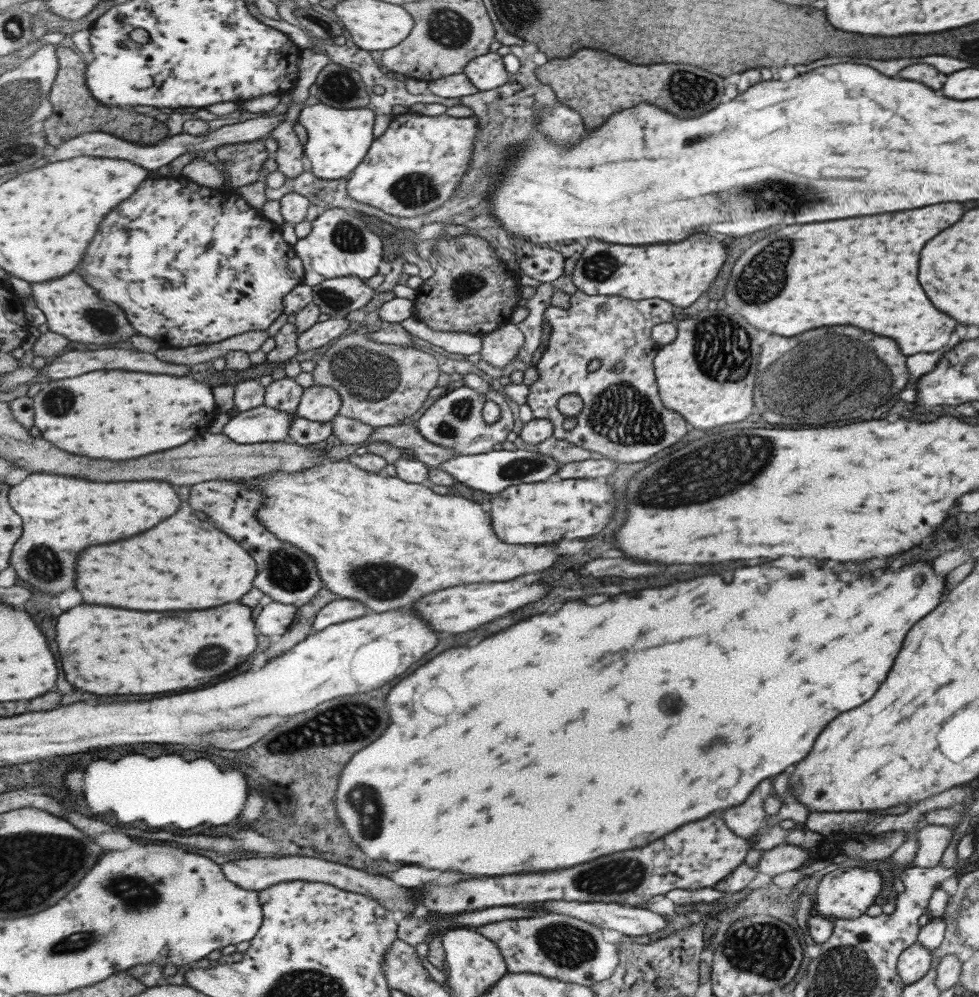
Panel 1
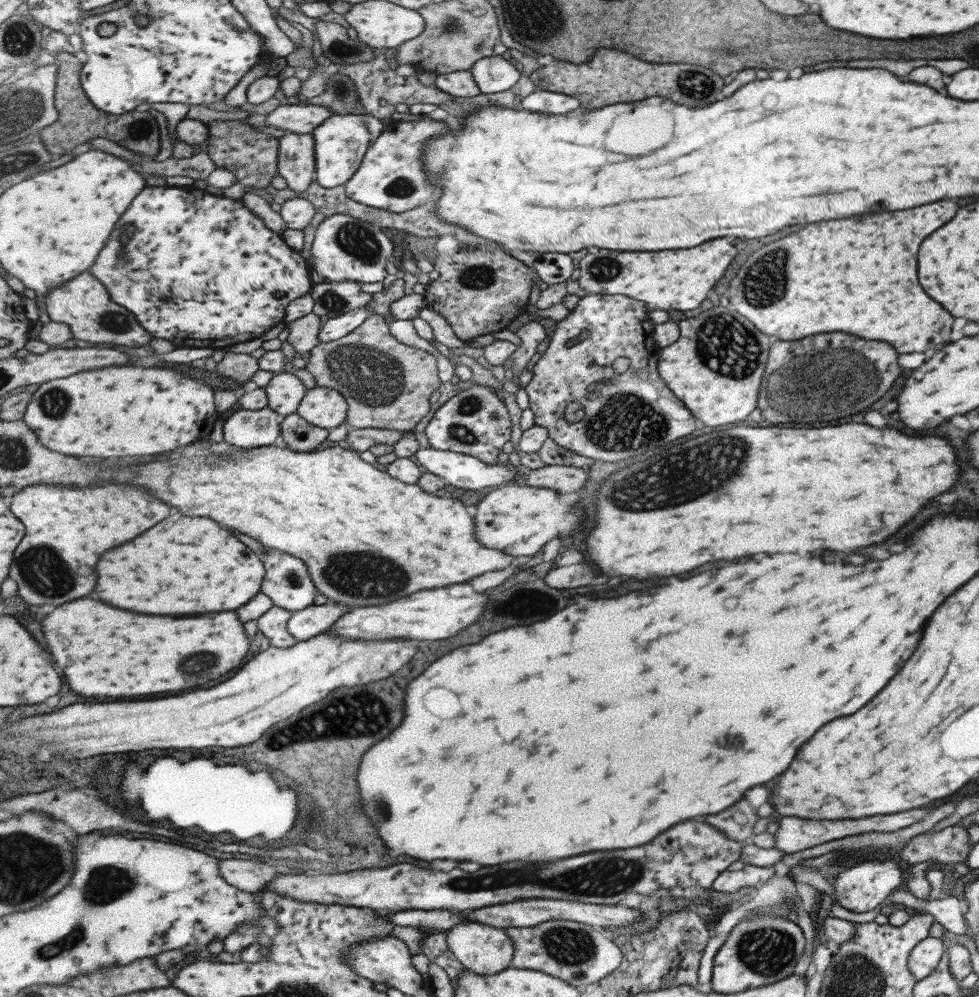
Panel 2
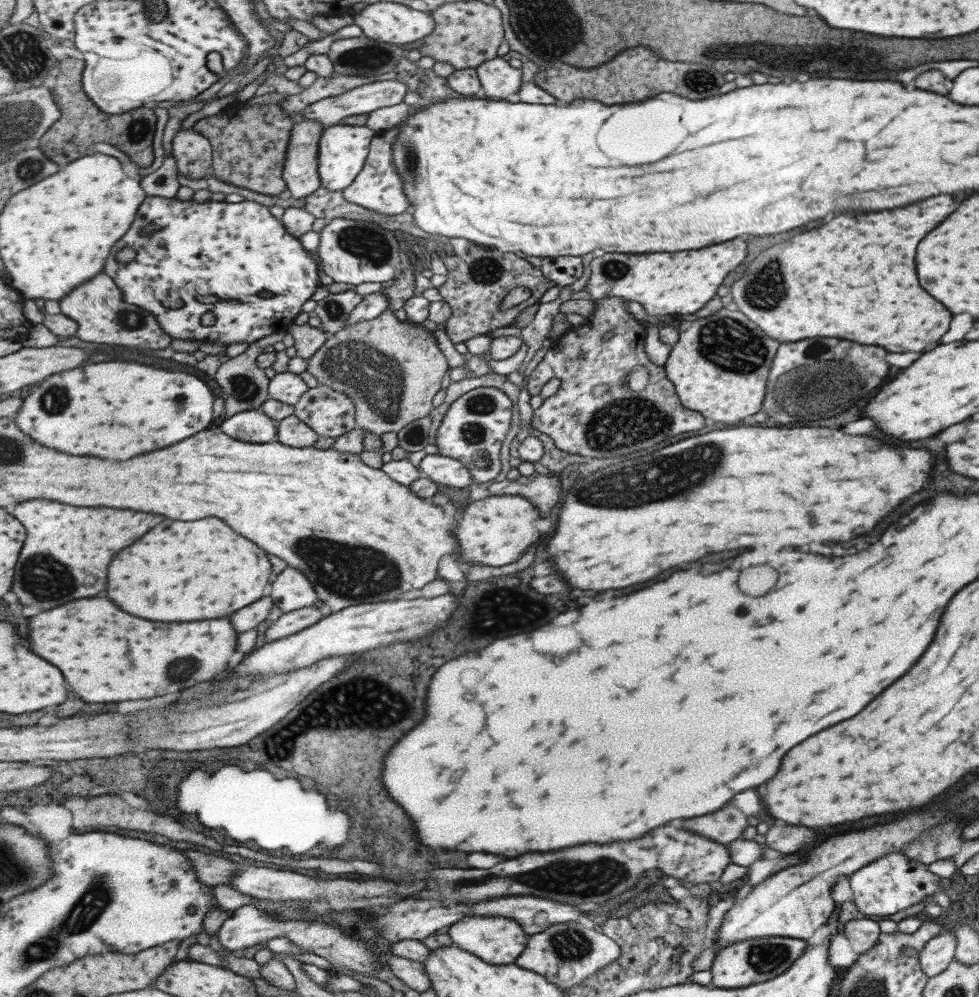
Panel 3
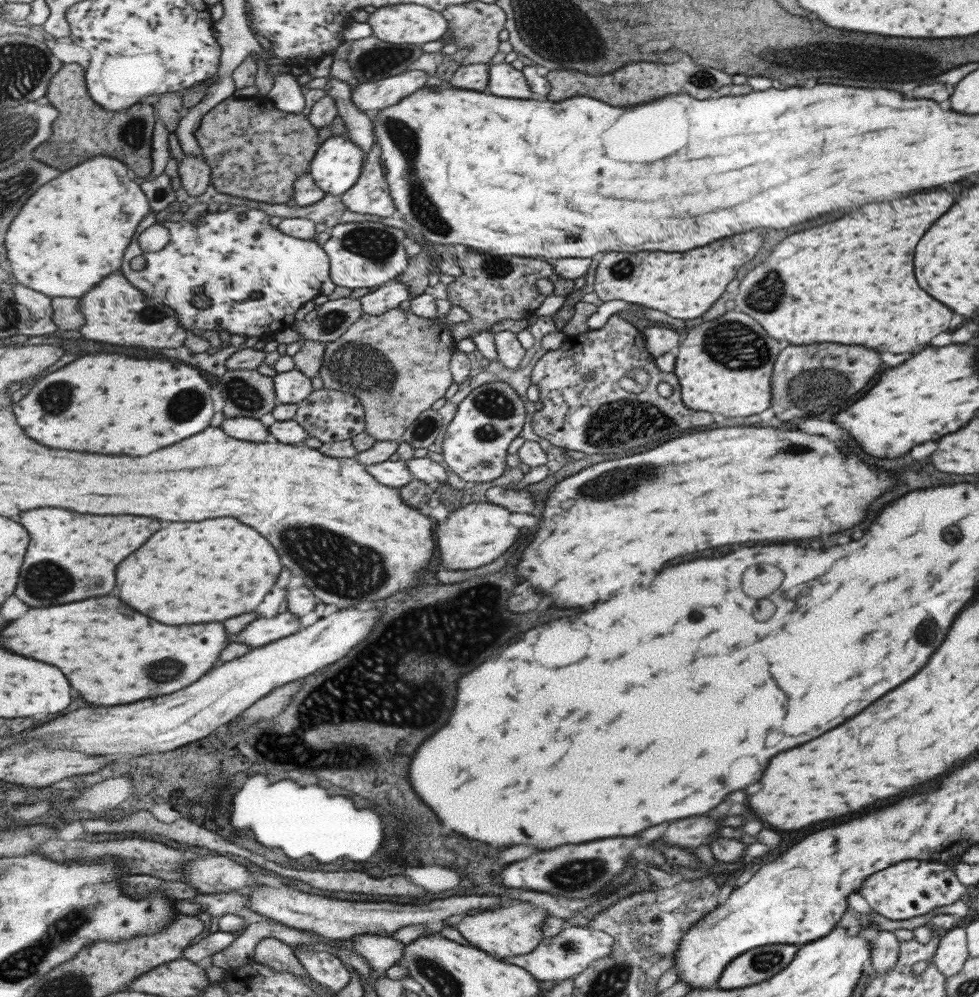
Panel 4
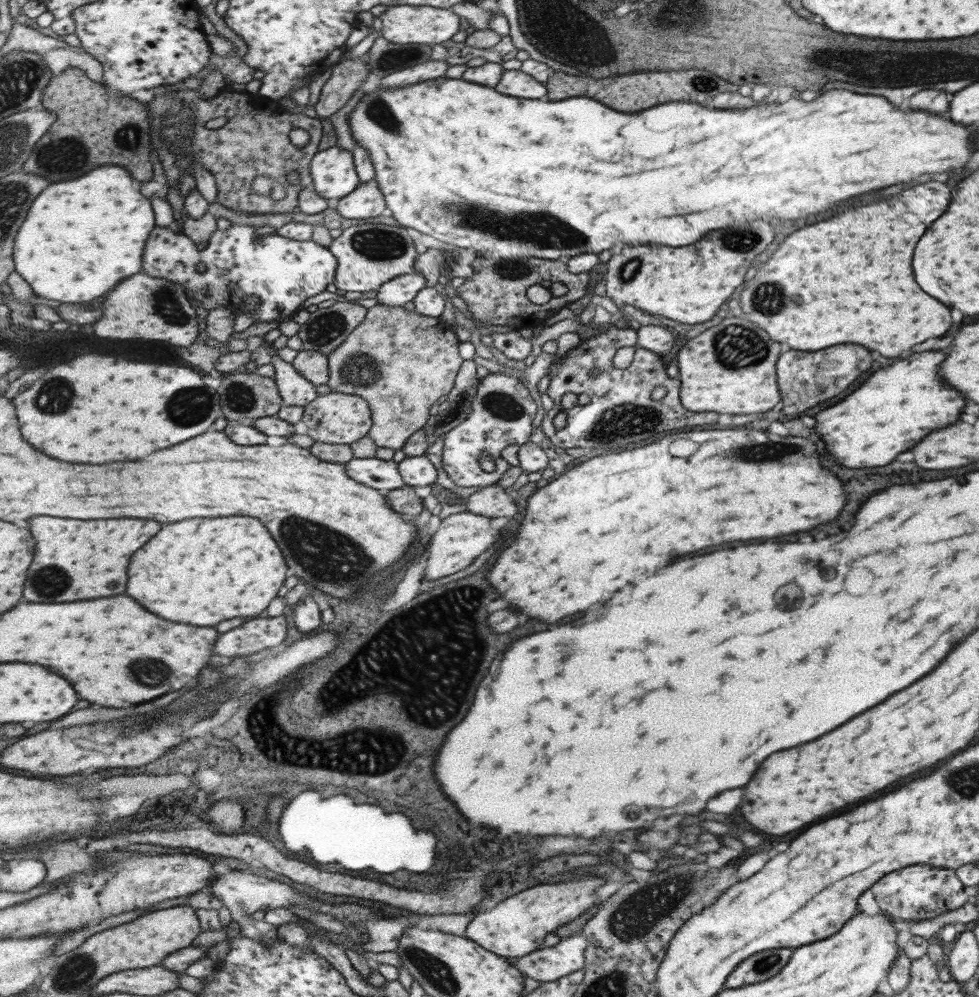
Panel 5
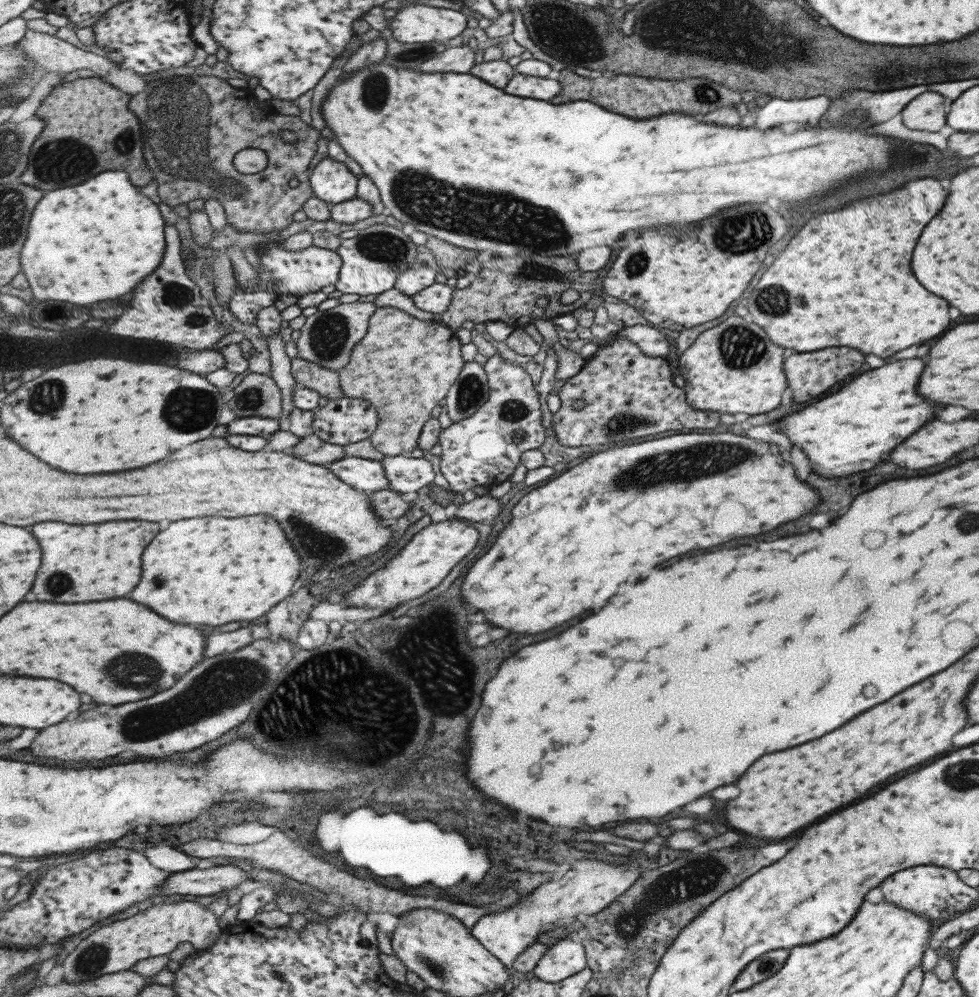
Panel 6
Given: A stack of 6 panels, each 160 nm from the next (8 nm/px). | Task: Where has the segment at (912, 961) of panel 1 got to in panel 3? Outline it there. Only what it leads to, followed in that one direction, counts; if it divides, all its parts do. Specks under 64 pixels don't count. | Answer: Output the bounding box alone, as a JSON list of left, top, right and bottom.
[917,926,955,976]

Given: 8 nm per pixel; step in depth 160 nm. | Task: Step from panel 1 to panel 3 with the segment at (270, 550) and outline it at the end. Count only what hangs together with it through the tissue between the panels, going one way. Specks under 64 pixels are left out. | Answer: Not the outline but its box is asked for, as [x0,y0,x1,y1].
[273,565,318,613]

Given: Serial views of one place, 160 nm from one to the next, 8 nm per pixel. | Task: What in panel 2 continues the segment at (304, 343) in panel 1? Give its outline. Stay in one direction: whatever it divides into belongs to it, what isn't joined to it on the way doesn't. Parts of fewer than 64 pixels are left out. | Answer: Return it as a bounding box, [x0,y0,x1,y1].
[319,305,373,343]

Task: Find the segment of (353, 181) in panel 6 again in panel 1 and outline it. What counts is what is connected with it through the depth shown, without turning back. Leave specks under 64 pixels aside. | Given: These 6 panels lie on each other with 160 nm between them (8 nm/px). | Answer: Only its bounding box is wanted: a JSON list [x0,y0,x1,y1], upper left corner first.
[298,102,376,180]

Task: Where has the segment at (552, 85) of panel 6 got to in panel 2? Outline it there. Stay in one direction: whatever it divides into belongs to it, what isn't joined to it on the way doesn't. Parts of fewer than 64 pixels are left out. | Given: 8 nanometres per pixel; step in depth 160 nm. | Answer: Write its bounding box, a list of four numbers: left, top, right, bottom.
[471,55,521,94]

